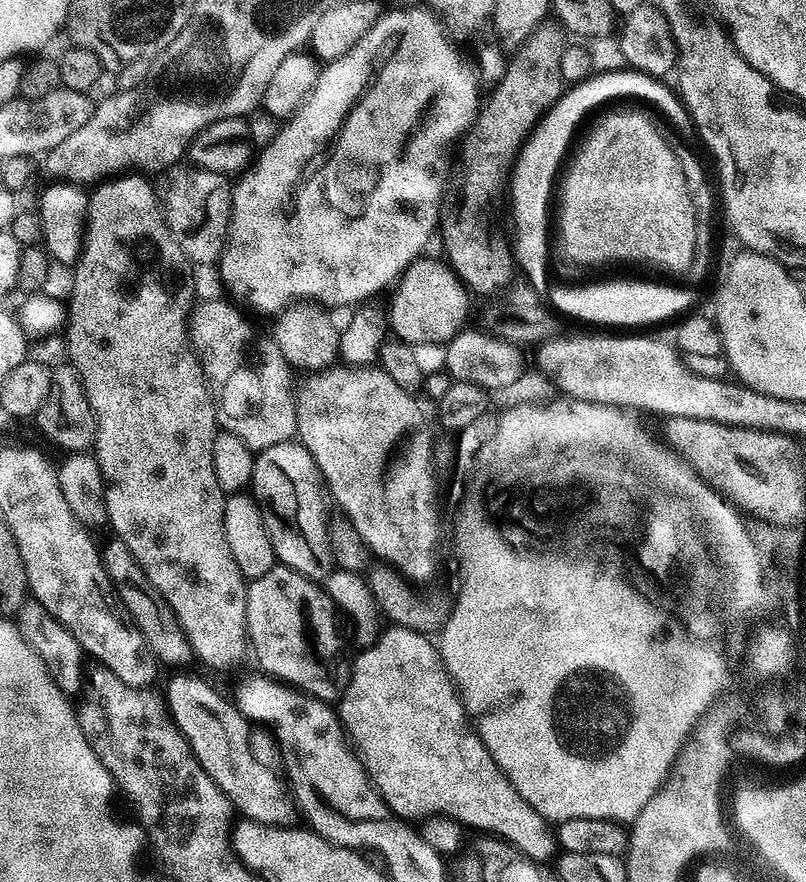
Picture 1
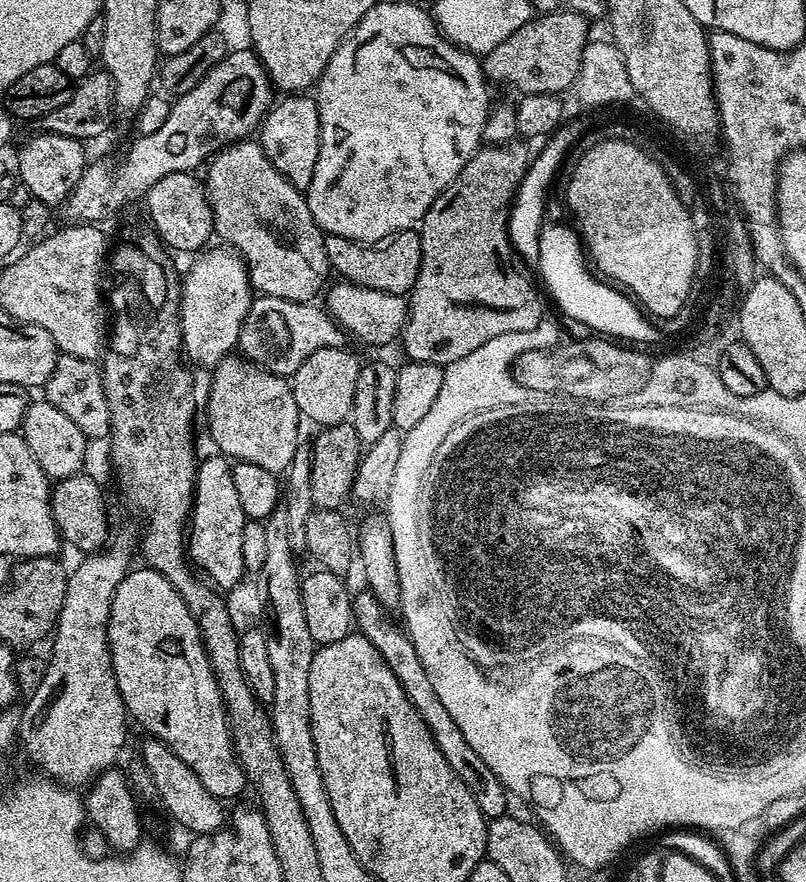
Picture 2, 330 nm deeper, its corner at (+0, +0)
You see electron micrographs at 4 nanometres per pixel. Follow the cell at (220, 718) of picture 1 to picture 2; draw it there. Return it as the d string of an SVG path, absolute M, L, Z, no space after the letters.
M140 566L137 572L136 569L129 571L116 587L108 618L108 649L112 651L112 669L127 715L138 720L149 737L167 744L175 756L182 758L182 762L198 774L198 782L202 782L202 786L221 802L242 795L244 788L246 792L244 768L232 747L232 731L228 729L224 699L220 696L220 687L200 638L200 628L175 586L153 568Z

